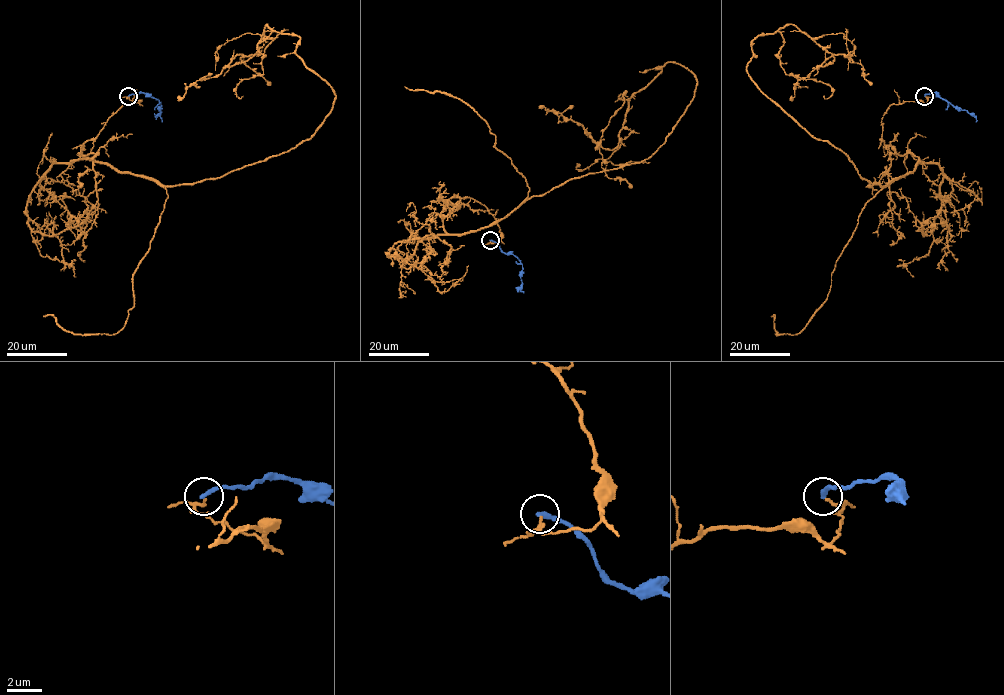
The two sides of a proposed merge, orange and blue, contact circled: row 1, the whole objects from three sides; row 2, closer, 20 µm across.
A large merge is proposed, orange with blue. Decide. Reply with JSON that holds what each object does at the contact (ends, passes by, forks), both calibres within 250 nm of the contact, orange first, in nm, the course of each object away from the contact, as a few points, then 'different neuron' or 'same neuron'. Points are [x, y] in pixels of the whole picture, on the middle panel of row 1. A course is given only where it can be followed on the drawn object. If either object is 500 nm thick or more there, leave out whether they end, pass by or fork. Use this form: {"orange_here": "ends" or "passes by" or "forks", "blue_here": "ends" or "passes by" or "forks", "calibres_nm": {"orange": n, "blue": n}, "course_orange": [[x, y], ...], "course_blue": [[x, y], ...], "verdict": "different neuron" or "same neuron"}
{"orange_here": "ends", "blue_here": "ends", "calibres_nm": {"orange": 180, "blue": 280}, "course_orange": [[490, 240], [445, 201], [474, 232], [648, 158], [693, 97], [672, 62], [591, 137], [649, 162]], "course_blue": [[490, 240], [503, 252], [512, 253], [522, 265], [521, 289], [524, 291]], "verdict": "different neuron"}

